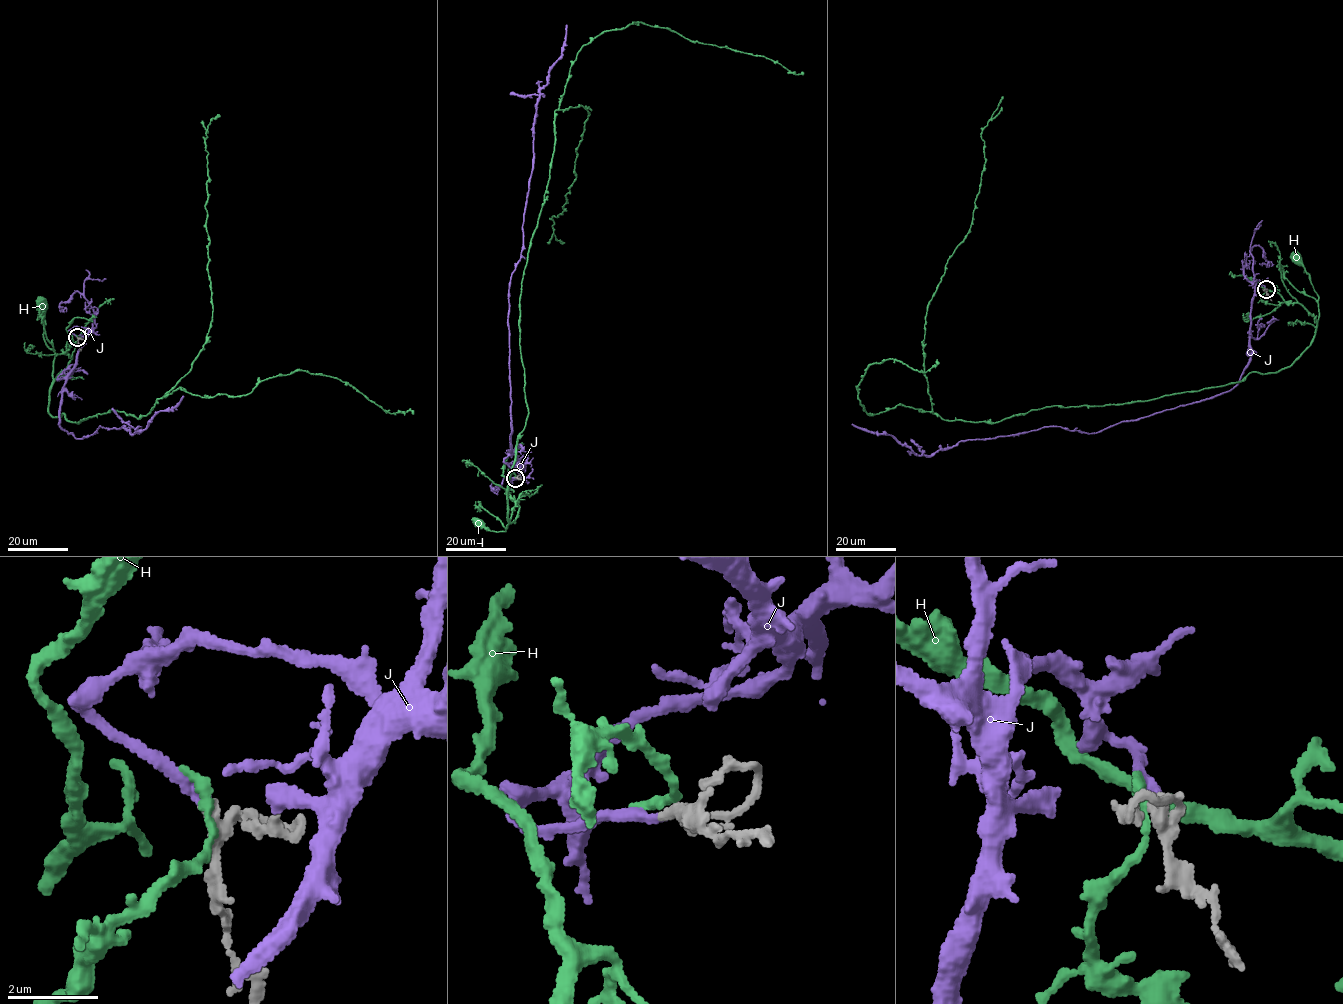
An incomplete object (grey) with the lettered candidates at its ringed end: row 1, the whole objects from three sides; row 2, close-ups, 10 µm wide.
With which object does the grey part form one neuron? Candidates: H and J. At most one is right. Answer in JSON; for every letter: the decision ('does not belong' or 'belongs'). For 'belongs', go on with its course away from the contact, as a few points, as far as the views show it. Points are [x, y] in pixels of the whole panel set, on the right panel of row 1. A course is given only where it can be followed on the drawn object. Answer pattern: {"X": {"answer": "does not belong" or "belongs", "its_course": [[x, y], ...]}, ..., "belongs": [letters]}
{"H": {"answer": "does not belong"}, "J": {"answer": "belongs", "its_course": [[1266, 289], [1257, 280], [1250, 361], [1239, 382], [1198, 402], [1096, 432], [1046, 426], [930, 455], [852, 424]]}, "belongs": ["J"]}

